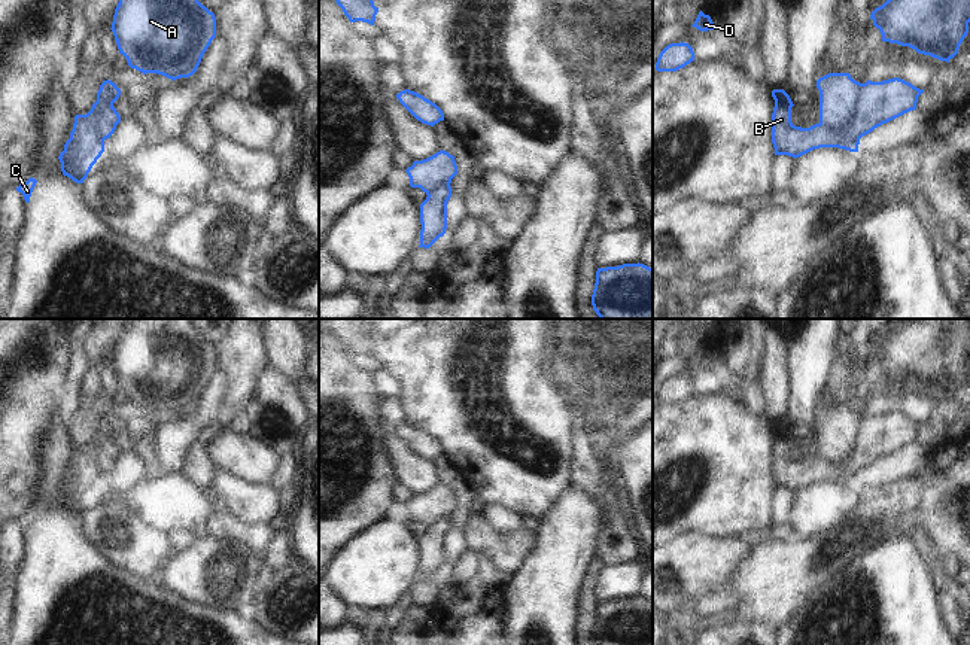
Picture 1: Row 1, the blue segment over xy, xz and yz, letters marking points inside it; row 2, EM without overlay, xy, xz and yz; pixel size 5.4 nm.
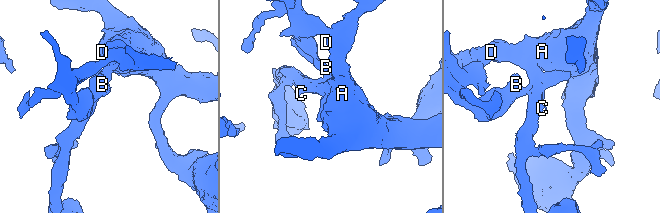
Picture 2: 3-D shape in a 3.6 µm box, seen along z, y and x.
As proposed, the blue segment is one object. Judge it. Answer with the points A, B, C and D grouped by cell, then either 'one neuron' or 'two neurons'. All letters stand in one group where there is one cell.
A C D / B | two neurons

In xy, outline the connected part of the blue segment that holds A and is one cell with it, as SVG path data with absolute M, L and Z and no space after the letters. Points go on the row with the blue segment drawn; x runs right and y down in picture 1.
M119 0L110 30L131 69L176 80L197 72L216 37L216 18L198 0Z

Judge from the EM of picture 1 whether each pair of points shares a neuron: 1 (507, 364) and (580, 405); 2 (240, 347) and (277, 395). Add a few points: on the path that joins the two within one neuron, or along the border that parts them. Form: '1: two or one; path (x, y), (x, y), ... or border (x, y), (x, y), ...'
1: two; border (568, 402), (572, 411)
2: two; border (268, 365), (261, 373), (254, 398), (246, 405)

